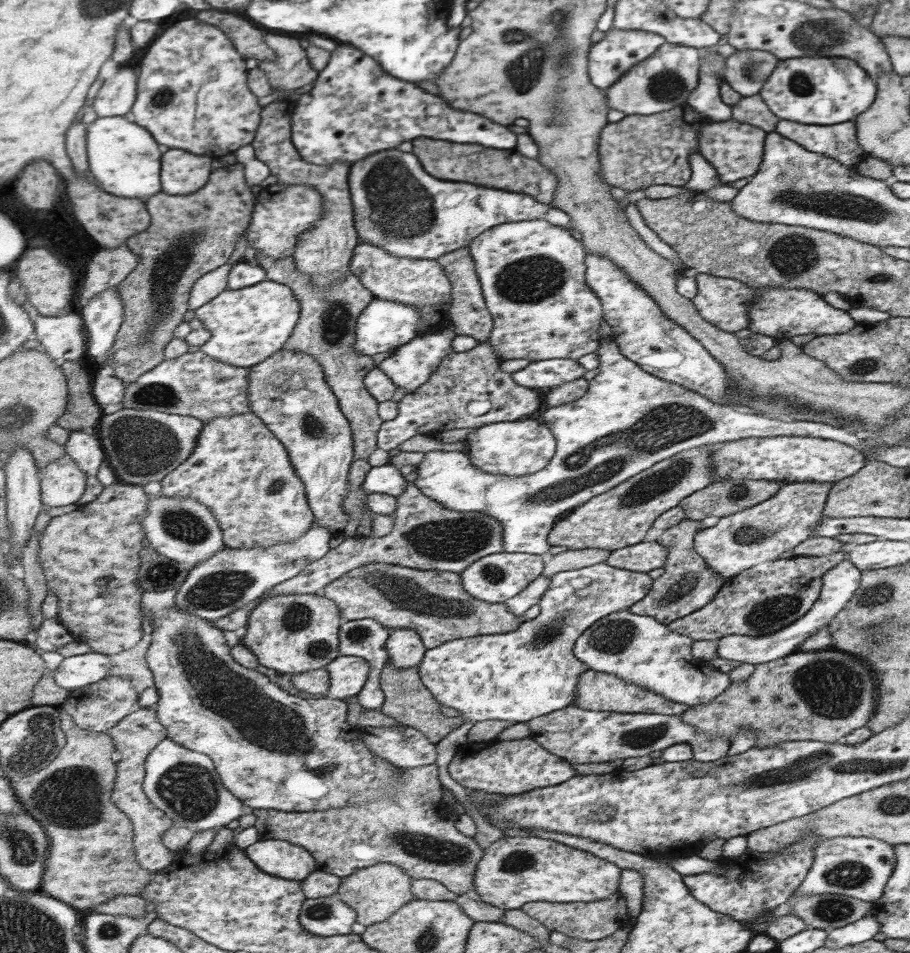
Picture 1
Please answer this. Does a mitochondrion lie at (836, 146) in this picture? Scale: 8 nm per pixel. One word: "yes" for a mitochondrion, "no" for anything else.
no

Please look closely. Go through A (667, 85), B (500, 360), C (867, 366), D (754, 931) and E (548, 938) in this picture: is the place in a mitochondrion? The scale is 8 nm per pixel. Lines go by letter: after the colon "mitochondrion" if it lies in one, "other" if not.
A: mitochondrion
B: other
C: mitochondrion
D: other
E: other

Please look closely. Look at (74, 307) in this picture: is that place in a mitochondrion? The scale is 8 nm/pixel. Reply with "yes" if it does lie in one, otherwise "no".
no

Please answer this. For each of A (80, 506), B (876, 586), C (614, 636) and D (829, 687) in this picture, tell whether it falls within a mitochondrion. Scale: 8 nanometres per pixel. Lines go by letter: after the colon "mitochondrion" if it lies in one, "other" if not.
A: other
B: mitochondrion
C: mitochondrion
D: mitochondrion

